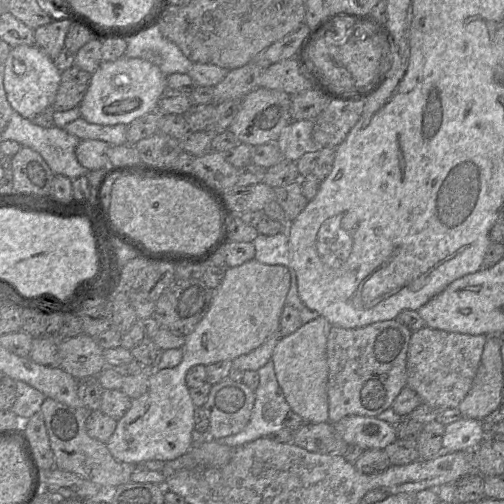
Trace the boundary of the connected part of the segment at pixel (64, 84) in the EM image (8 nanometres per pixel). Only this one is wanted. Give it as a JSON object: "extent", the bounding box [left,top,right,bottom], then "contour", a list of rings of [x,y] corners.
{"extent":[52,65,91,111],"contour":[[[76,65],[61,72],[52,111],[67,111],[78,107],[86,93],[91,76],[91,73]]]}

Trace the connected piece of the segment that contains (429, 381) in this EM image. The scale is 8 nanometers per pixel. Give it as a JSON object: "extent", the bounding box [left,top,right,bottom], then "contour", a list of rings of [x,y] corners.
{"extent":[406,326,488,408],"contour":[[[427,326],[412,332],[406,386],[417,393],[422,403],[433,408],[458,408],[472,387],[488,337],[446,332]]]}

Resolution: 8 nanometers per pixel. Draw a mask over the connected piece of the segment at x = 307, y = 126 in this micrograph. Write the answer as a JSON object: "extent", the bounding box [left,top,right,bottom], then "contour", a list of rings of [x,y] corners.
{"extent":[277,120,322,162],"contour":[[[292,120],[277,140],[277,145],[279,146],[283,157],[290,161],[297,162],[303,154],[322,148],[316,145],[313,139],[313,131],[314,120]]]}

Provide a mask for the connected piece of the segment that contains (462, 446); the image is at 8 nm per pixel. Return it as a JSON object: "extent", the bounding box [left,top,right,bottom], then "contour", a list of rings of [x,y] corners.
{"extent":[442,417,483,452],"contour":[[[463,417],[445,426],[442,452],[471,451],[483,442],[481,421]]]}

